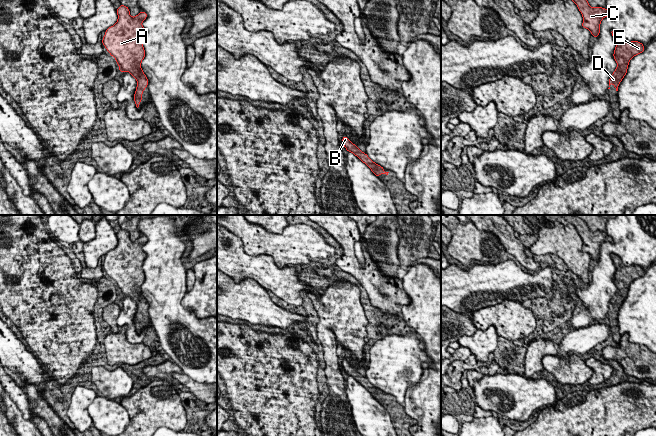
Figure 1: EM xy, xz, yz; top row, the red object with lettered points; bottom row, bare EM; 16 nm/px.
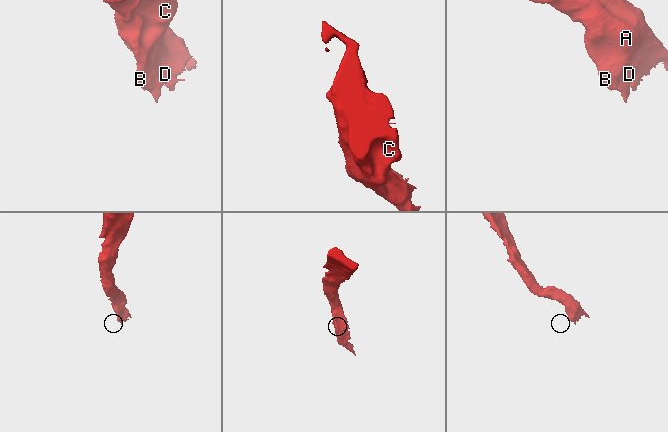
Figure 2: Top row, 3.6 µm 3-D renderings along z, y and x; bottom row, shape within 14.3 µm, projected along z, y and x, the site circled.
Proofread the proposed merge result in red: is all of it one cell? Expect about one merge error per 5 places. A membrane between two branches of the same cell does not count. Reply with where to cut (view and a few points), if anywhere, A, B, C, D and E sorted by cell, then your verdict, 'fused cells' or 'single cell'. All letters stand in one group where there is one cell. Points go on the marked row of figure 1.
no cut | A B C D E | single cell

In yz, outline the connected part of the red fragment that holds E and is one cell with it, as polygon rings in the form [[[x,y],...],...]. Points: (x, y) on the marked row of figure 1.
[[[611,30],[611,34],[616,43],[613,57],[616,60],[617,68],[609,78],[609,86],[613,83],[618,91],[618,86],[627,73],[631,58],[644,52],[645,47],[638,41],[624,41],[617,30]]]

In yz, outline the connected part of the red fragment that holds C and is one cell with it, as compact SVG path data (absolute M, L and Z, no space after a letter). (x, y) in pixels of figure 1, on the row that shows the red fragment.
M572 0L577 5L583 17L582 27L588 29L597 38L600 33L600 24L604 17L613 19L612 14L602 7L592 8L587 0Z

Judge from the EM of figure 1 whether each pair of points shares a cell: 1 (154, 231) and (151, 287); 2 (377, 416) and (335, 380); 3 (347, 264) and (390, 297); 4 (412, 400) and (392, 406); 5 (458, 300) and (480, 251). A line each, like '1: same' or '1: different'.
1: same
2: different
3: same
4: different
5: different

